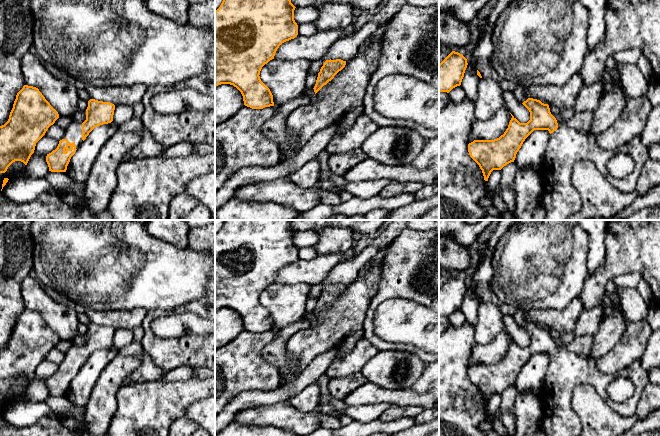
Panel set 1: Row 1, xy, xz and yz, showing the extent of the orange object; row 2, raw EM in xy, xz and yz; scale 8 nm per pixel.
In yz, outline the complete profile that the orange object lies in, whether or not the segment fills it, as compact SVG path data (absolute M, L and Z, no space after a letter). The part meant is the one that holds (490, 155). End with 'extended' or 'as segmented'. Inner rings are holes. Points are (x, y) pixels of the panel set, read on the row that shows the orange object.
M528 98L522 104L530 112L530 120L527 123L520 123L511 114L512 118L508 128L499 138L494 140L474 140L468 144L469 155L479 165L485 181L488 181L493 170L501 170L507 164L514 162L523 142L534 130L548 130L550 136L543 161L543 195L541 198L546 220L568 220L582 209L580 194L572 184L573 168L578 161L591 161L608 182L620 192L630 193L636 190L639 184L640 173L646 160L649 158L648 148L641 142L640 135L623 145L620 150L605 150L597 144L597 135L589 132L581 133L568 127L563 122L558 122L551 114L548 104L544 104L540 100L533 98ZM619 152L629 154L634 161L633 171L623 179L612 177L607 169L609 160Z; extended

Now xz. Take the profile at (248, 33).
M223 0L215 11L215 87L233 85L241 92L244 105L252 109L274 106L273 95L259 75L262 67L274 59L279 46L298 35L295 8L291 0Z; as segmented

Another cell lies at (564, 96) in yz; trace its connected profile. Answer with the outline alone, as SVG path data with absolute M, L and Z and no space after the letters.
M577 73L563 85L531 85L525 88L525 92L529 98L544 100L548 105L573 109L584 86L584 80Z

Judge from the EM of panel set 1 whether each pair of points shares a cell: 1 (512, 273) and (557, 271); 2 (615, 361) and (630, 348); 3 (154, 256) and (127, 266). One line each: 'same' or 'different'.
1: same
2: same
3: same

